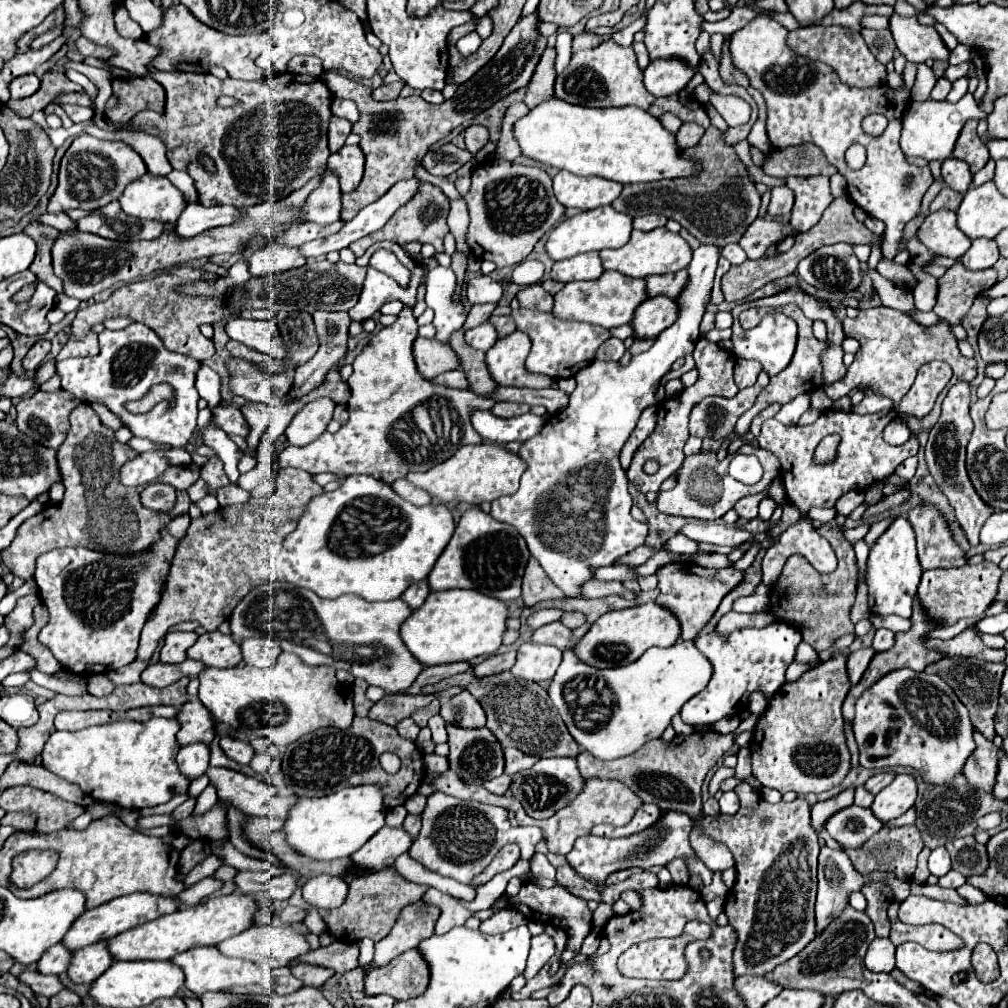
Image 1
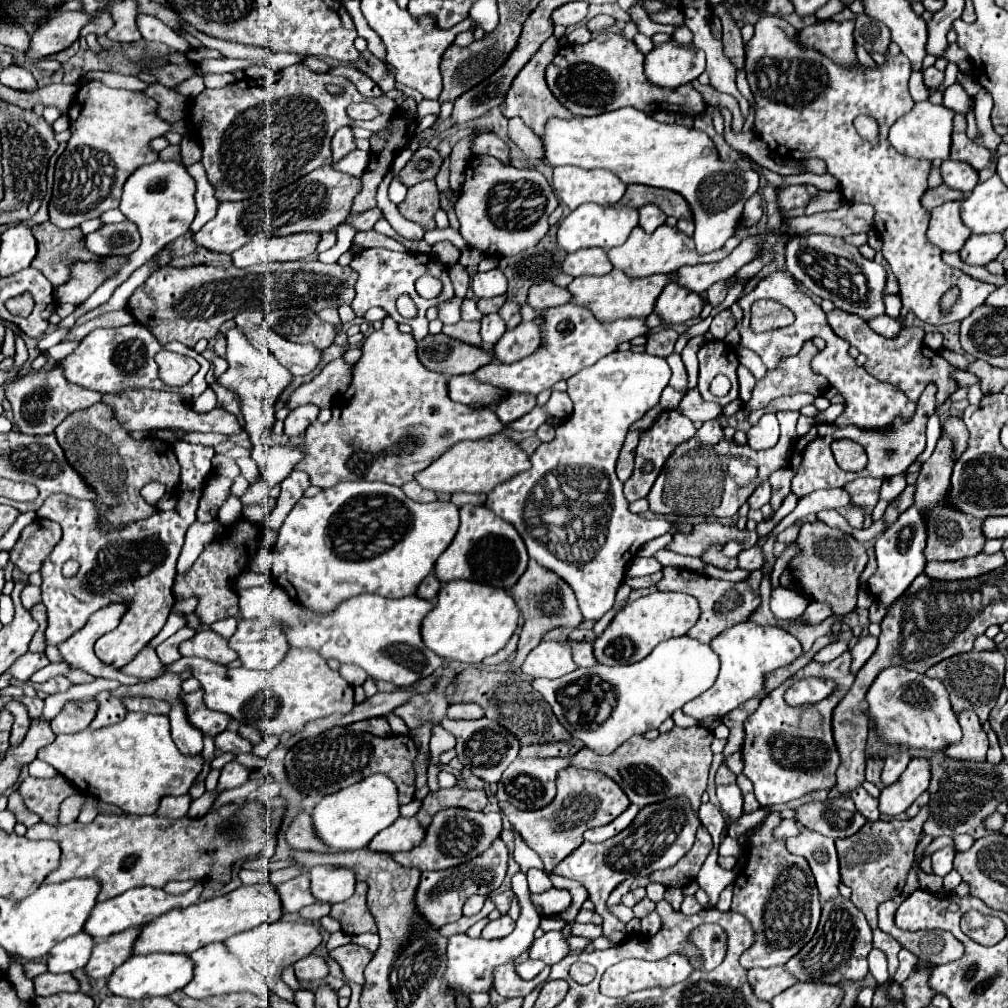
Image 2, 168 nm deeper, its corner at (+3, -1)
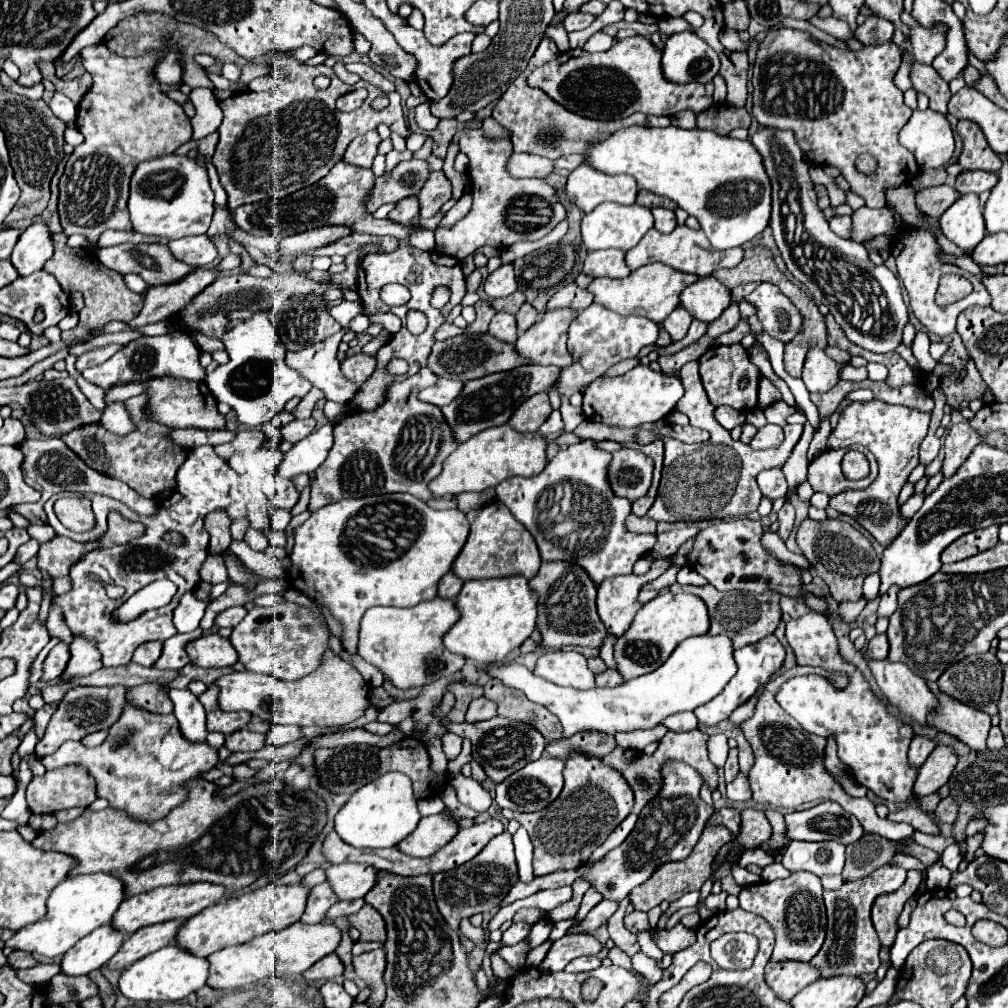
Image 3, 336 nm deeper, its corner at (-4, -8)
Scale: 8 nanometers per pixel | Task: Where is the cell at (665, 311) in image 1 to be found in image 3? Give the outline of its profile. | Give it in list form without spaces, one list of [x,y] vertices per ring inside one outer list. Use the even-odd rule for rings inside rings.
[[[706,276],[690,284],[682,292],[680,300],[682,306],[688,308],[688,312],[692,312],[696,320],[708,324],[730,306],[730,288],[726,288],[714,276]]]

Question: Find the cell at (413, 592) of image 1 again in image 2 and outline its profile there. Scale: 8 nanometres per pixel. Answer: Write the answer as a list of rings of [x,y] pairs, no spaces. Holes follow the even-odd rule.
[[[429,573],[429,575],[421,581],[421,585],[417,587],[417,593],[415,593],[415,595],[417,595],[419,599],[425,599],[425,601],[435,601],[439,587],[441,587],[441,583],[437,581],[437,577],[435,577],[433,573]]]

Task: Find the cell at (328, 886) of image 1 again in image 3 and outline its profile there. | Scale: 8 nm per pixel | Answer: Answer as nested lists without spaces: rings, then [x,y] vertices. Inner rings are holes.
[[[334,864],[326,868],[326,876],[340,900],[364,898],[378,882],[378,870],[368,864]]]

